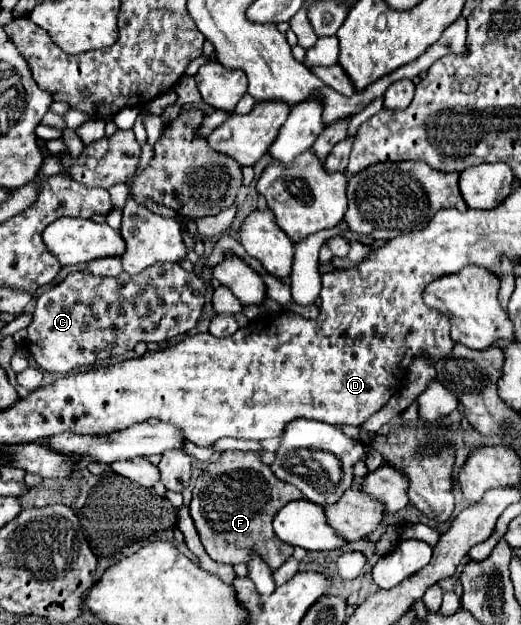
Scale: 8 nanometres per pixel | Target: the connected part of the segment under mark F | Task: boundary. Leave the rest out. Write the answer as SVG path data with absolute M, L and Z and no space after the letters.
M225 451L197 477L189 511L213 561L229 565L247 563L247 549L253 549L271 569L277 569L291 555L293 547L275 537L271 521L285 503L295 499L303 499L303 493L279 481L253 451Z

